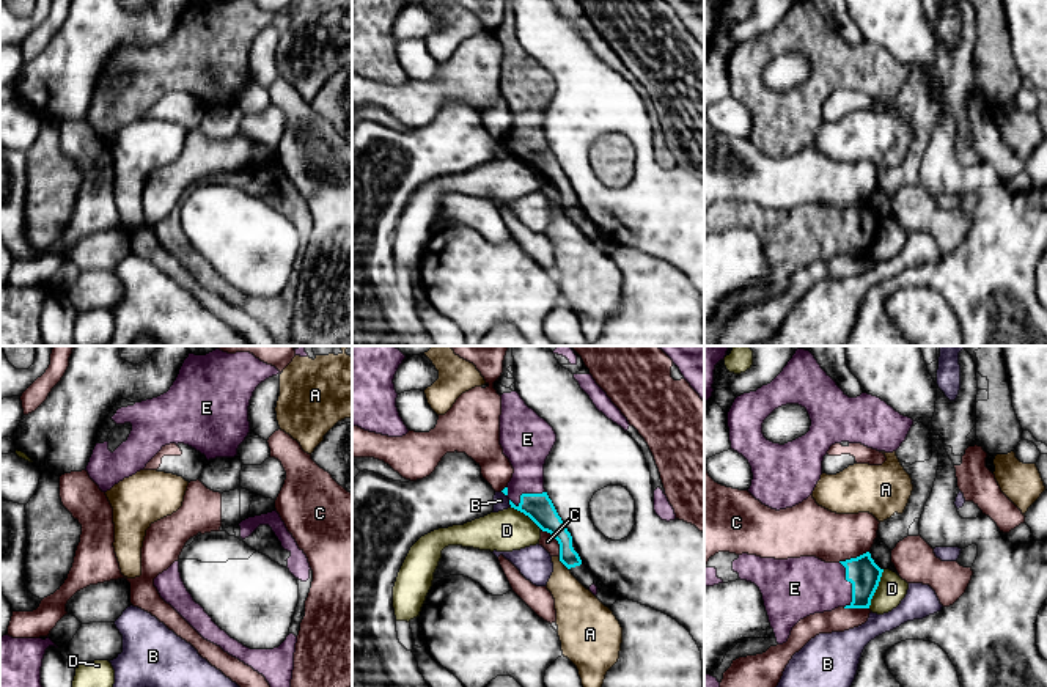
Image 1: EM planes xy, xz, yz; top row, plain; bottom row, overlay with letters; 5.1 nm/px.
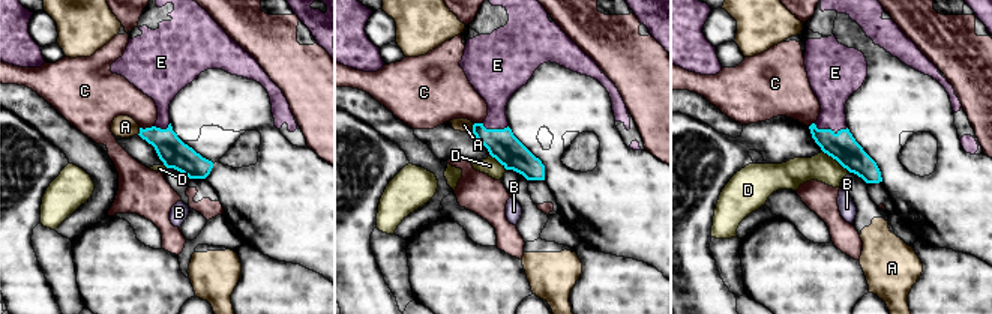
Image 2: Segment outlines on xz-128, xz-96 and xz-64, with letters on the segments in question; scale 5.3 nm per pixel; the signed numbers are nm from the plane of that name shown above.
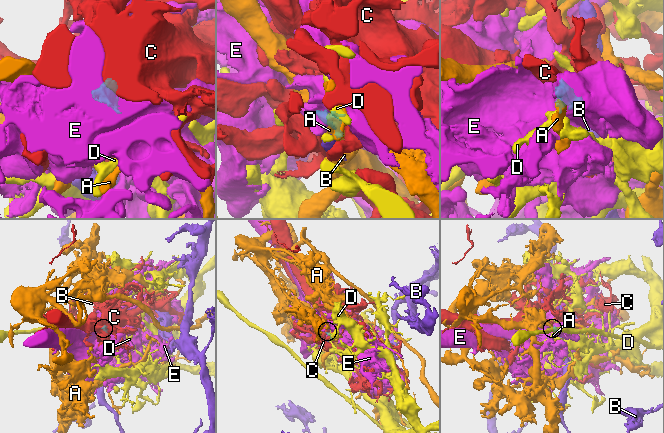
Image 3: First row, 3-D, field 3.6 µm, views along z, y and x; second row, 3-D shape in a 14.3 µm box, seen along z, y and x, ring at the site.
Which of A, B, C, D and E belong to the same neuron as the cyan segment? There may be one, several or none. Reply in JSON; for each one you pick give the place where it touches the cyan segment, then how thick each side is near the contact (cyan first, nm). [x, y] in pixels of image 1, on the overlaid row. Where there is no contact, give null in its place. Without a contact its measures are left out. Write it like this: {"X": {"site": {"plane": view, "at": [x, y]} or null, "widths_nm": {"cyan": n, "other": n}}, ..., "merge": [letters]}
{"E": {"site": {"plane": "yz", "at": [852, 585]}, "widths_nm": {"cyan": 160, "other": 300}}, "merge": ["E"]}

